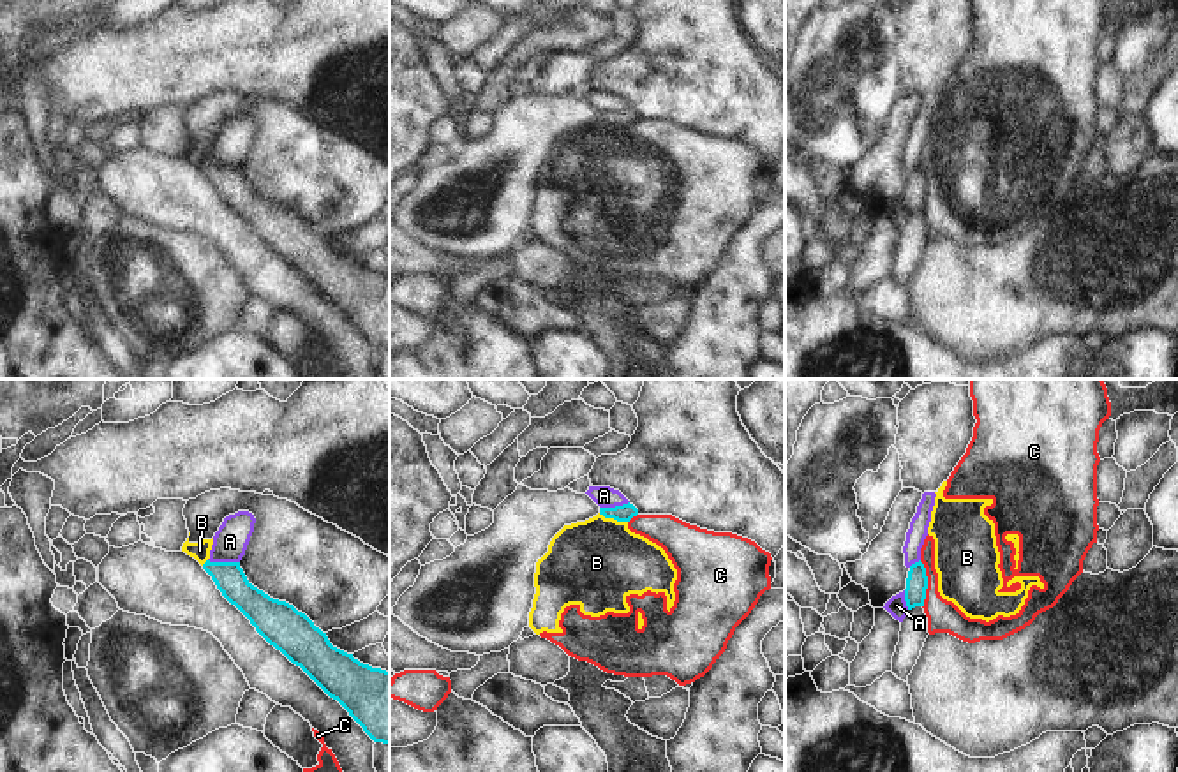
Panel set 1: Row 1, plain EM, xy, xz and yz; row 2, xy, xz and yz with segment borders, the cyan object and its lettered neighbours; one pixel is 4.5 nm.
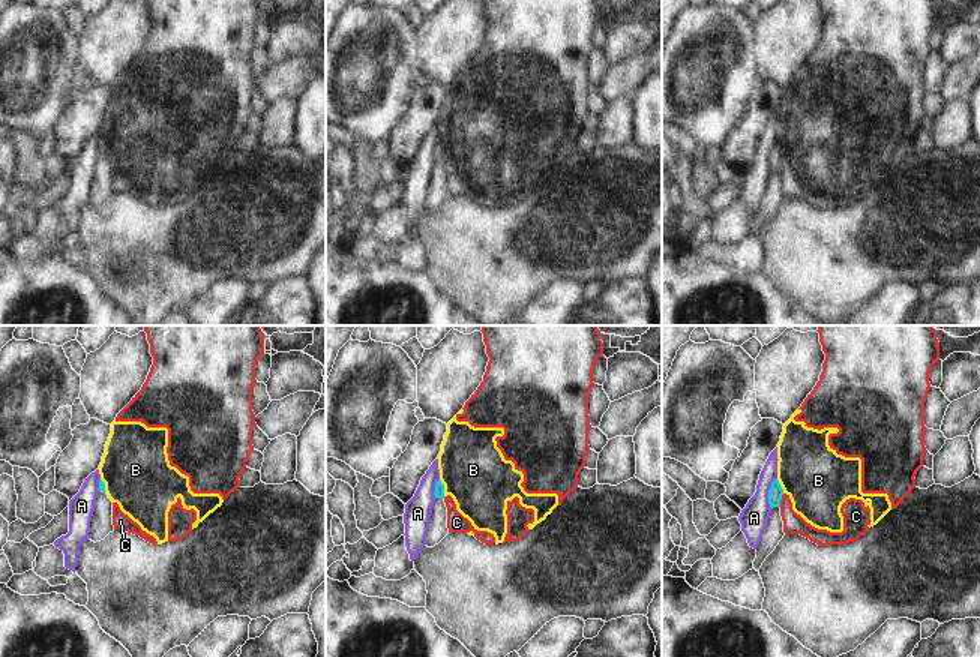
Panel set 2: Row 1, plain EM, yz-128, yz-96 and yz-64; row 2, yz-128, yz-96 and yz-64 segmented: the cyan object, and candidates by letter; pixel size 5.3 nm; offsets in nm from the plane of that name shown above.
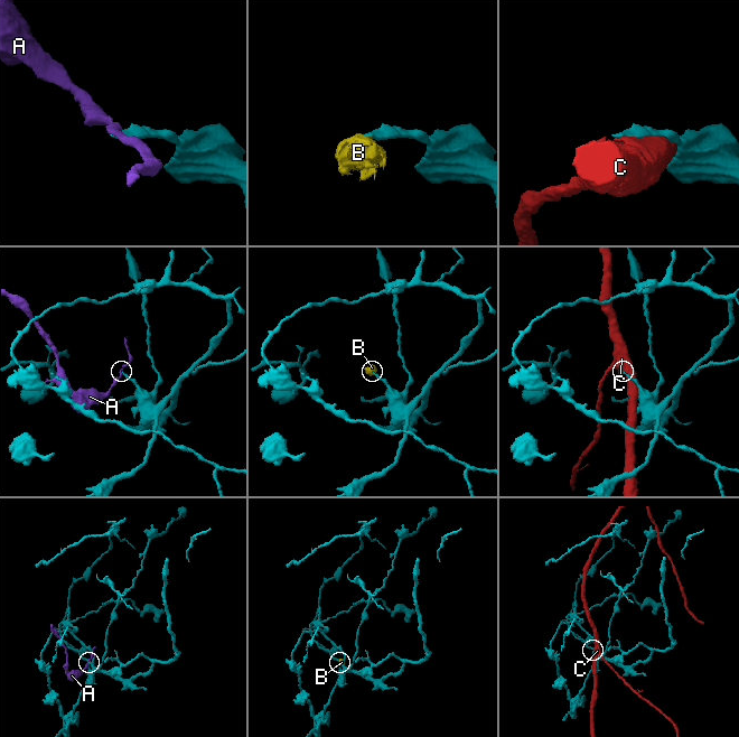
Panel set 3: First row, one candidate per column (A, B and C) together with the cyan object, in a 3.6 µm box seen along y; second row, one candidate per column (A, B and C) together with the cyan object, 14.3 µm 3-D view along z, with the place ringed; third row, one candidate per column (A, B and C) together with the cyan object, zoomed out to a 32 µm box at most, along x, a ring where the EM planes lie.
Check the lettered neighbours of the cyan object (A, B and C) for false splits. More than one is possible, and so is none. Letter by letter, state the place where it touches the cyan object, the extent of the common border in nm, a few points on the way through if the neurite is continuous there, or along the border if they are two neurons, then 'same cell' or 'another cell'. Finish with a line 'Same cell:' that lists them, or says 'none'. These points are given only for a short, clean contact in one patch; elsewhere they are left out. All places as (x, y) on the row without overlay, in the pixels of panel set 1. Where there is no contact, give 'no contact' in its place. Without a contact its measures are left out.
A: contact xy (224, 168); length 140 nm; border xy (208, 164), (238, 168); another cell
B: contact xz (612, 122); length 140 nm; border xz (598, 118), (626, 127); another cell
C: contact yz (926, 189); length 220 nm; another cell
Same cell: none

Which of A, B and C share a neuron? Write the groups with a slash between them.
A / B C

